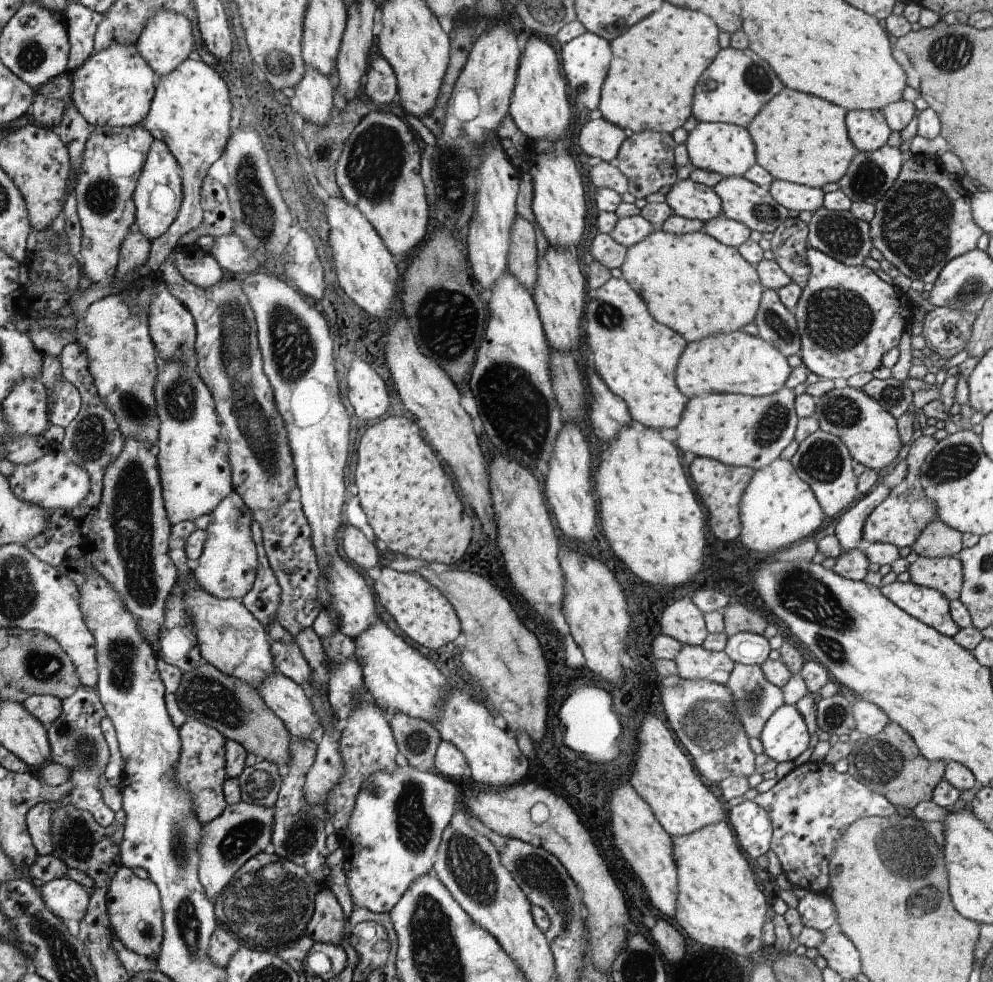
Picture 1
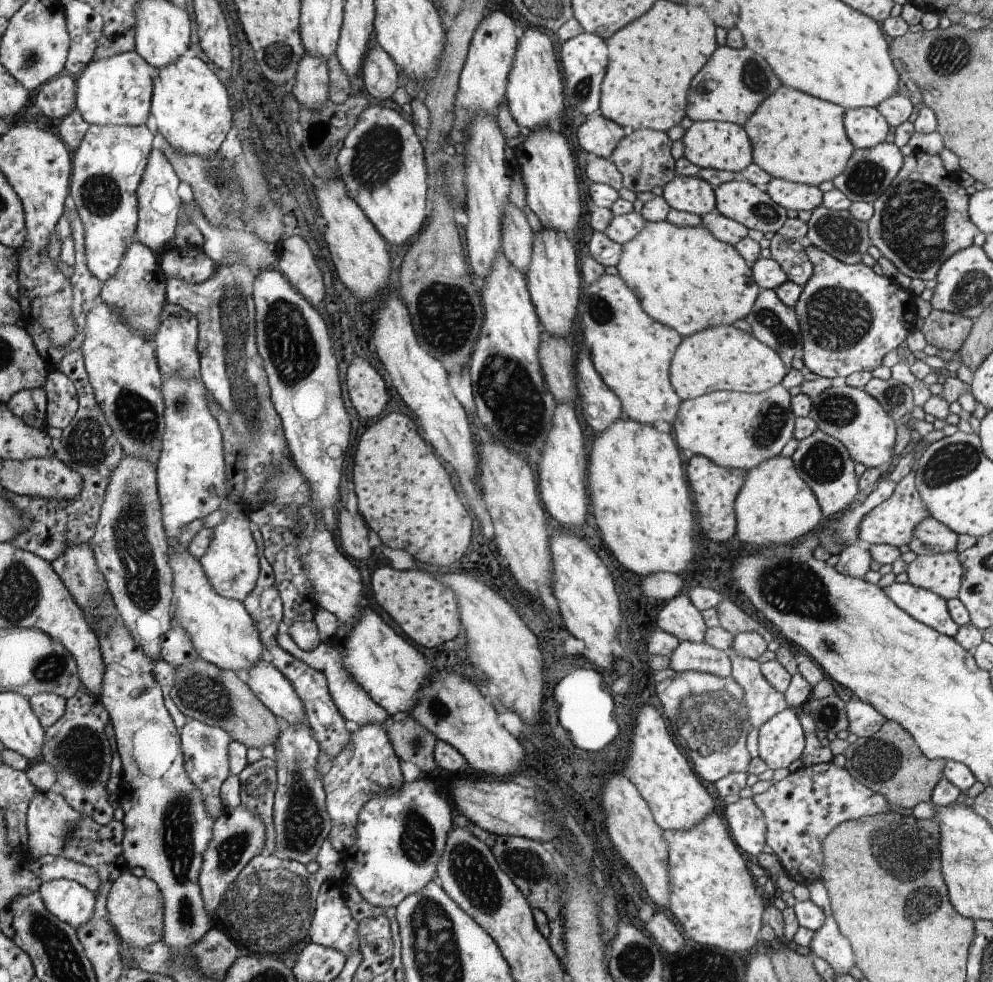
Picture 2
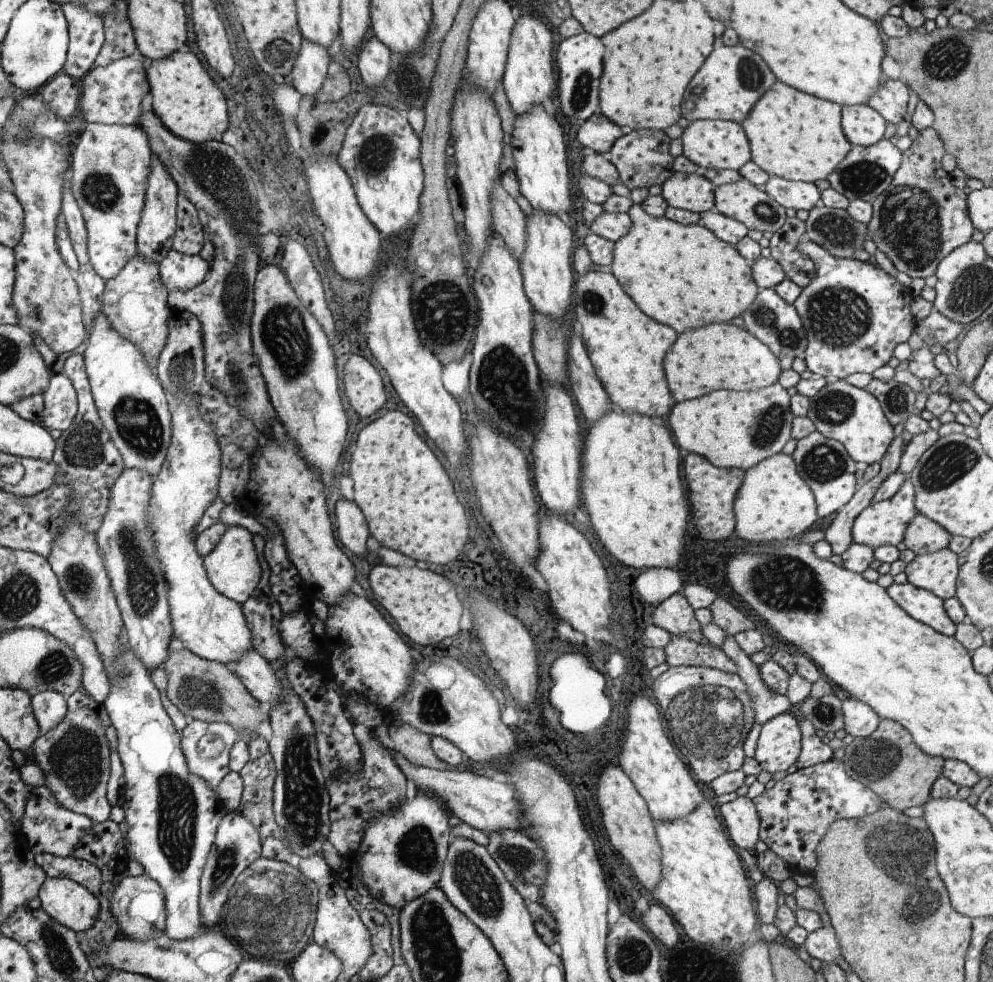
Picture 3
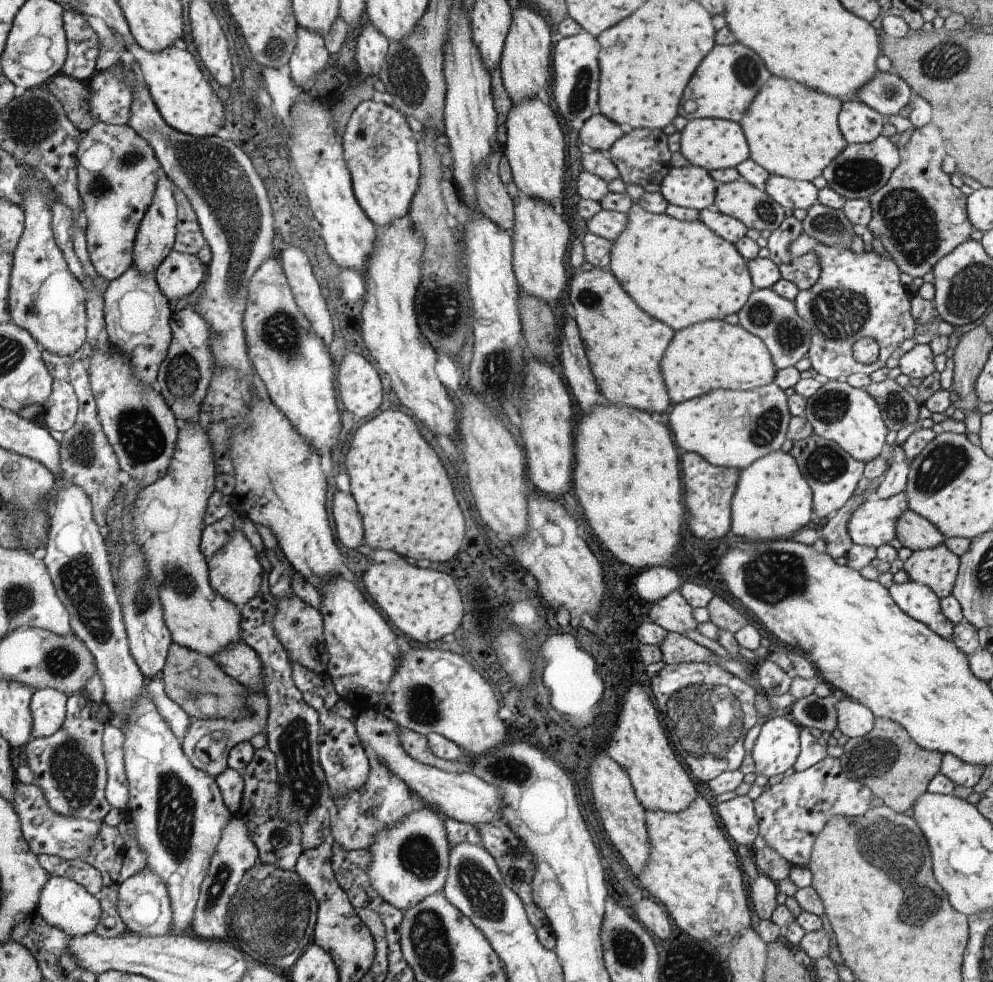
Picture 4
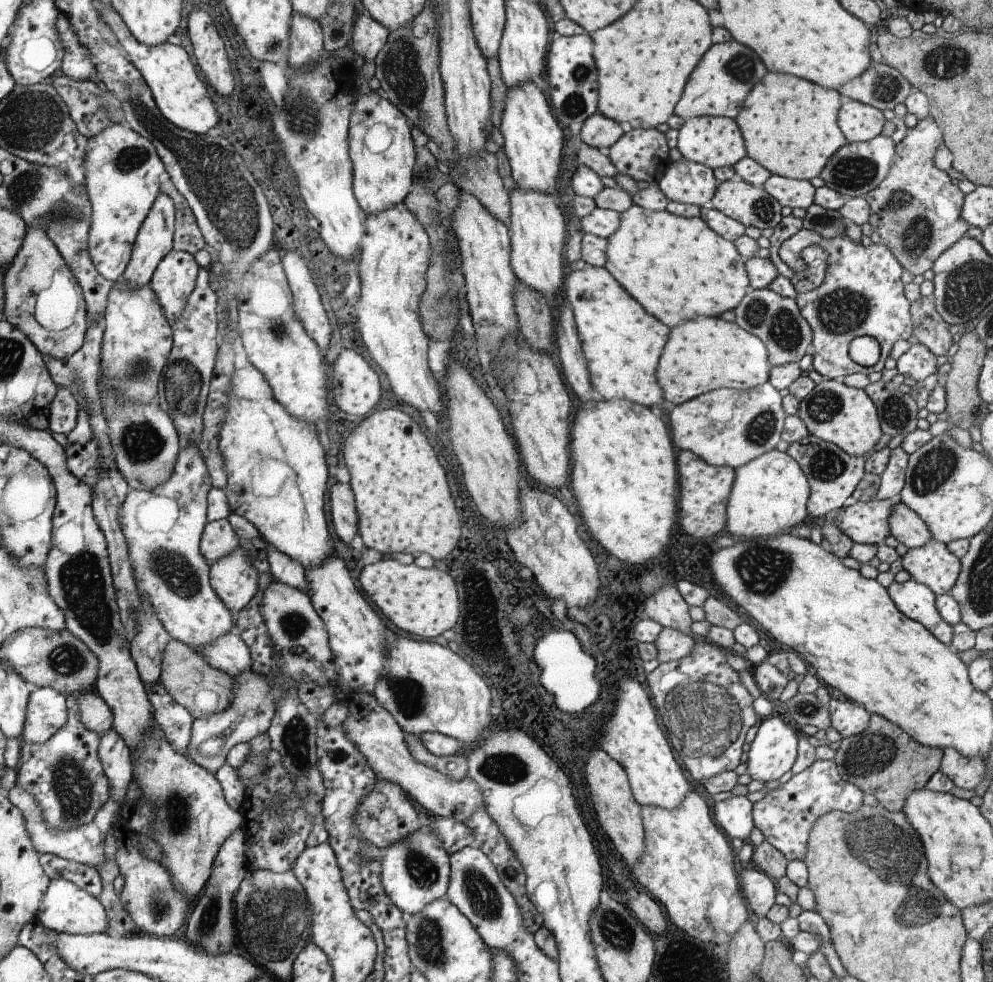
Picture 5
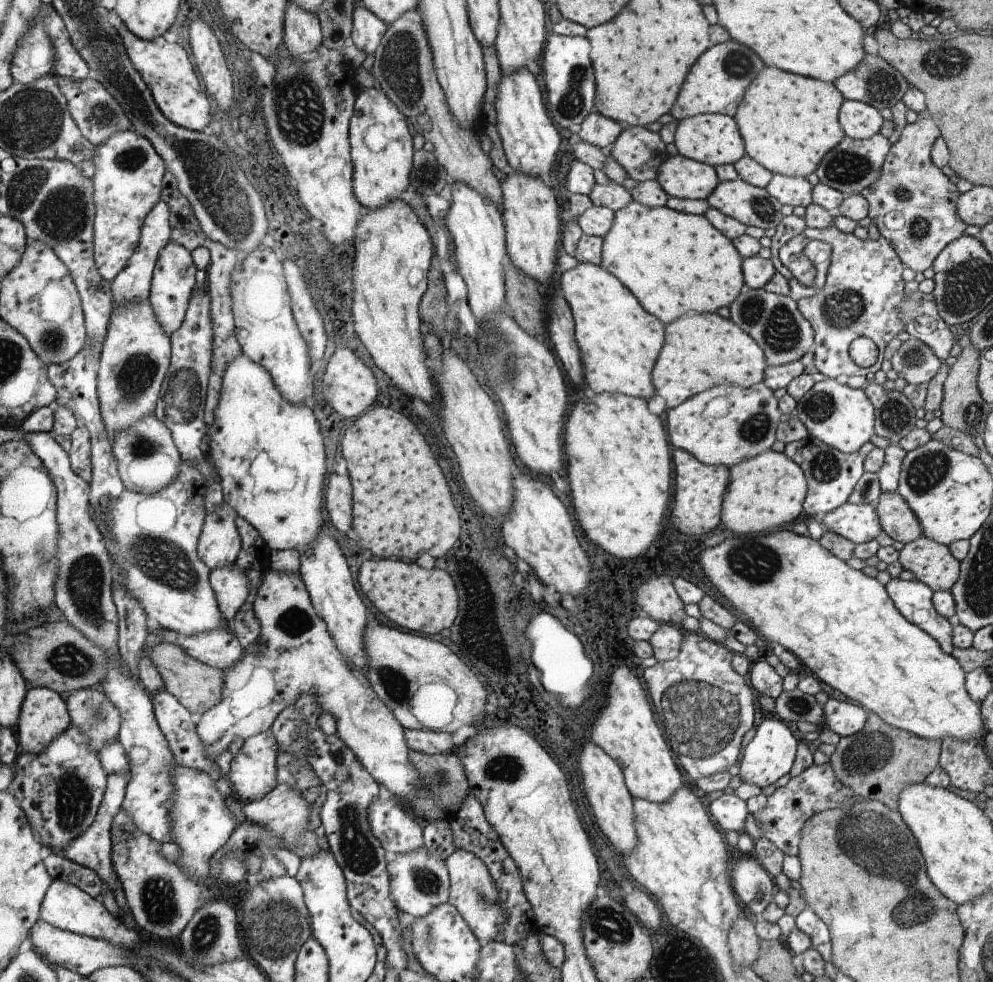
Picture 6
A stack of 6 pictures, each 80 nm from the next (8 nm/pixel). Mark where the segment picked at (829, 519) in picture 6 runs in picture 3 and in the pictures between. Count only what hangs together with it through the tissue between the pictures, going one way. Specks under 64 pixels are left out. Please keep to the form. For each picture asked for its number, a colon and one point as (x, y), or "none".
3: (881, 523)
4: (873, 523)
5: (864, 522)

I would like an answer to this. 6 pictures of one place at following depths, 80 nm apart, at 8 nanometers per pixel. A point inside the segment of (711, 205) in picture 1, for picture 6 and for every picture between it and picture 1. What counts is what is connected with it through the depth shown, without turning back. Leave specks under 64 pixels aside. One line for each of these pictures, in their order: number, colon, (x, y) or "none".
2: (692, 194)
3: (692, 192)
4: (690, 186)
5: (684, 181)
6: (681, 177)

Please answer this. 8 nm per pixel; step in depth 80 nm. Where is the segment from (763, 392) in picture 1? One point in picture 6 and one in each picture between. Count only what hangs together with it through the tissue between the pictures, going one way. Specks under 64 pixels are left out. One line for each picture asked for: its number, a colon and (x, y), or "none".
2: (721, 358)
3: (717, 356)
4: (710, 355)
5: (705, 353)
6: (700, 351)

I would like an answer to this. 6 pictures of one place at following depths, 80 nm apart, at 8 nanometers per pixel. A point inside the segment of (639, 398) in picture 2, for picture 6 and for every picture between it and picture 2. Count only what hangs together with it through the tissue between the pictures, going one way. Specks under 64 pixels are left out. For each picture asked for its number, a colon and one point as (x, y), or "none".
3: (627, 348)
4: (625, 345)
5: (623, 343)
6: (619, 339)

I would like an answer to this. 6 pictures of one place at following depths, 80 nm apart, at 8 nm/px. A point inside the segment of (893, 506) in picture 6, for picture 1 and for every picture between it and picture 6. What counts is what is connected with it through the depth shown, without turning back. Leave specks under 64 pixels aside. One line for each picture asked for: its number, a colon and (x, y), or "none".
1: (937, 540)
2: (929, 537)
3: (922, 535)
4: (914, 531)
5: (905, 525)

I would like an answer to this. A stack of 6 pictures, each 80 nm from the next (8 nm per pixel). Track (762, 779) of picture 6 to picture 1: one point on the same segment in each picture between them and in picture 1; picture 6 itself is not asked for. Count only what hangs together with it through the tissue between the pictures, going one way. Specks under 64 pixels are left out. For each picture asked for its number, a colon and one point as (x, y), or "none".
1: (784, 736)
2: (781, 740)
3: (778, 747)
4: (776, 749)
5: (773, 752)

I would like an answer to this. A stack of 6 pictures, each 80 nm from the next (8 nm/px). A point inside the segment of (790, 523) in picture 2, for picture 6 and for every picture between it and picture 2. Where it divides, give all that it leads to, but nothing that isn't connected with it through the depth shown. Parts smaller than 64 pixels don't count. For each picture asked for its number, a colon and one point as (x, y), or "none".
3: (774, 503)
4: (772, 499)
5: (770, 493)
6: (764, 492)

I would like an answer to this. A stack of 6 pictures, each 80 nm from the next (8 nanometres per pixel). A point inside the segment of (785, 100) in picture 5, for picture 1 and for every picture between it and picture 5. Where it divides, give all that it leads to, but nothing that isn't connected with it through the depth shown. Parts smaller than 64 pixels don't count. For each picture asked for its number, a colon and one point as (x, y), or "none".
1: (800, 138)
2: (801, 138)
3: (794, 135)
4: (792, 131)

